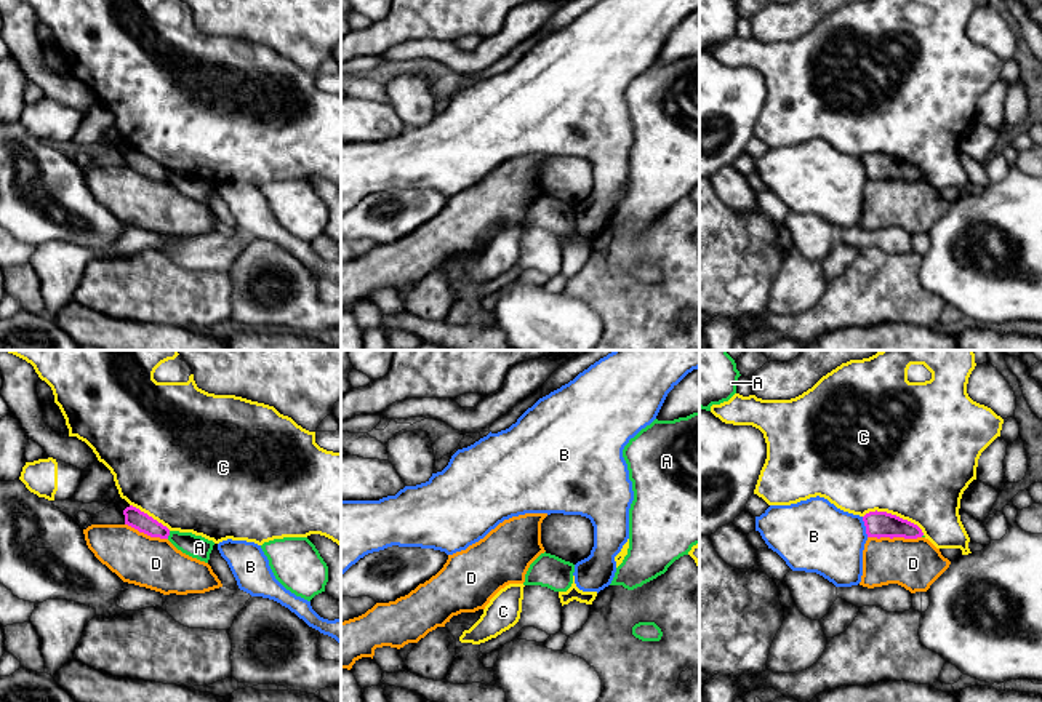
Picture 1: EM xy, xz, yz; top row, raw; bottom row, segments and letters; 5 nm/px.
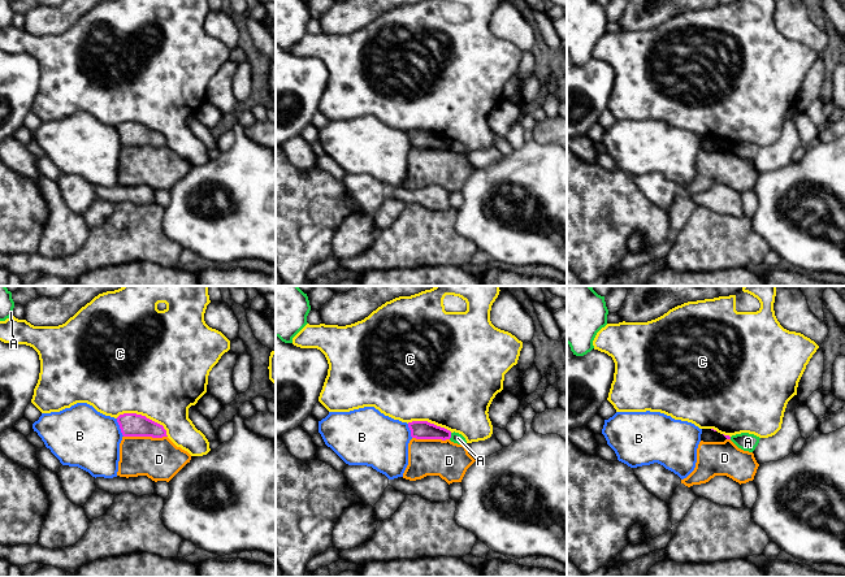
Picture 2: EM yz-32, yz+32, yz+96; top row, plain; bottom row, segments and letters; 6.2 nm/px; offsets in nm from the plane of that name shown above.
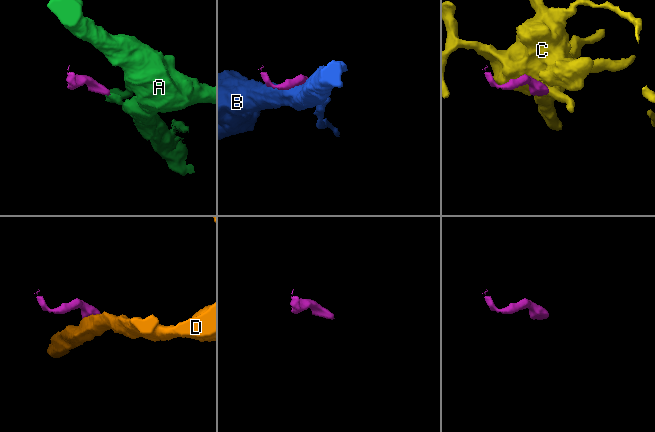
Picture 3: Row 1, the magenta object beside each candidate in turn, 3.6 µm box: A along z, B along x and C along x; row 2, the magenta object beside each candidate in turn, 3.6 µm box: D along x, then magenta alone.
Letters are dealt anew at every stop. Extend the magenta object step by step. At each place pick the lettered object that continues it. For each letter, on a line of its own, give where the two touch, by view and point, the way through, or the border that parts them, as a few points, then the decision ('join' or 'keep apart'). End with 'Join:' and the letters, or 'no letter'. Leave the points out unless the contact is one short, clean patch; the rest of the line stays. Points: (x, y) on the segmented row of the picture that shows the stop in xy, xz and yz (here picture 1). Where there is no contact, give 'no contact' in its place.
A: contact xy (168, 534); border xy (170, 531), (167, 538); keep apart
B: contact yz (866, 526); keep apart
C: contact yz (895, 515); keep apart
D: contact yz (895, 536); border yz (868, 536), (921, 538); keep apart
Join: no letter

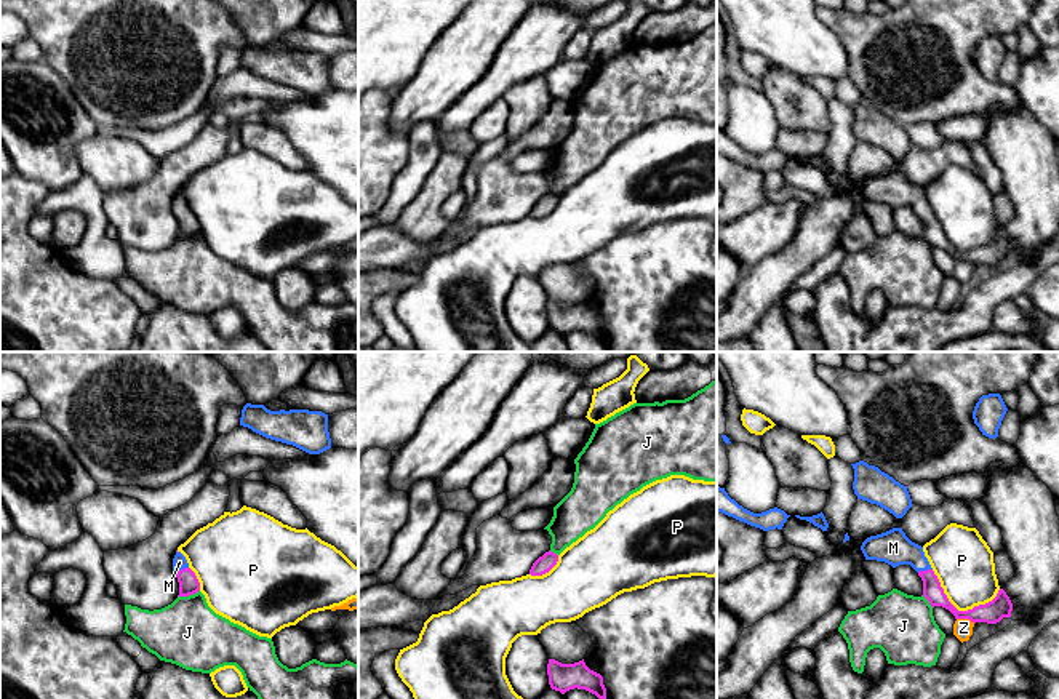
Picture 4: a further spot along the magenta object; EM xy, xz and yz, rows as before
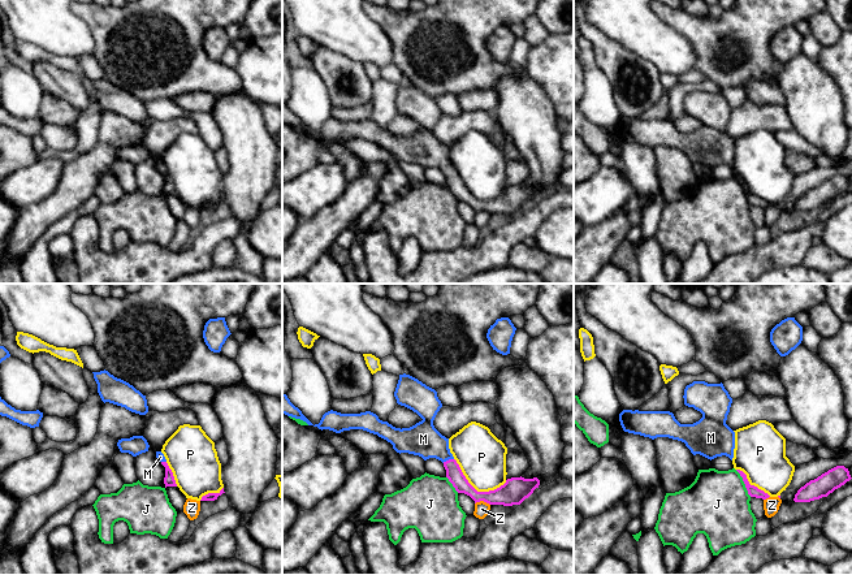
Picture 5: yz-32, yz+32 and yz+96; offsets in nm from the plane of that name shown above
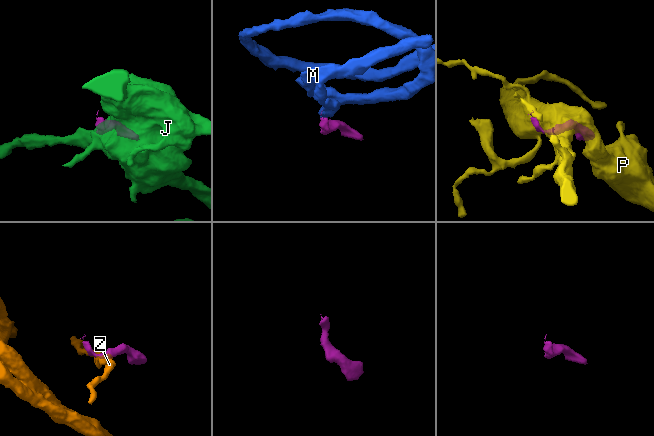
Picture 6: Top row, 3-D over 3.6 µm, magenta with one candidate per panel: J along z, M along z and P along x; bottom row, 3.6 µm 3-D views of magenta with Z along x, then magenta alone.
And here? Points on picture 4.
J: contact xy (187, 595); border xy (199, 589), (189, 595), (178, 597); keep apart
M: contact yz (923, 571); way yz (933, 592), (931, 583), (923, 571), (906, 552), (893, 547); join
P: contact yz (960, 611); border yz (931, 570), (946, 597), (959, 610), (984, 605), (1000, 589); keep apart
Z: contact yz (967, 618); border yz (957, 618), (967, 618), (975, 623); keep apart
Join: M

